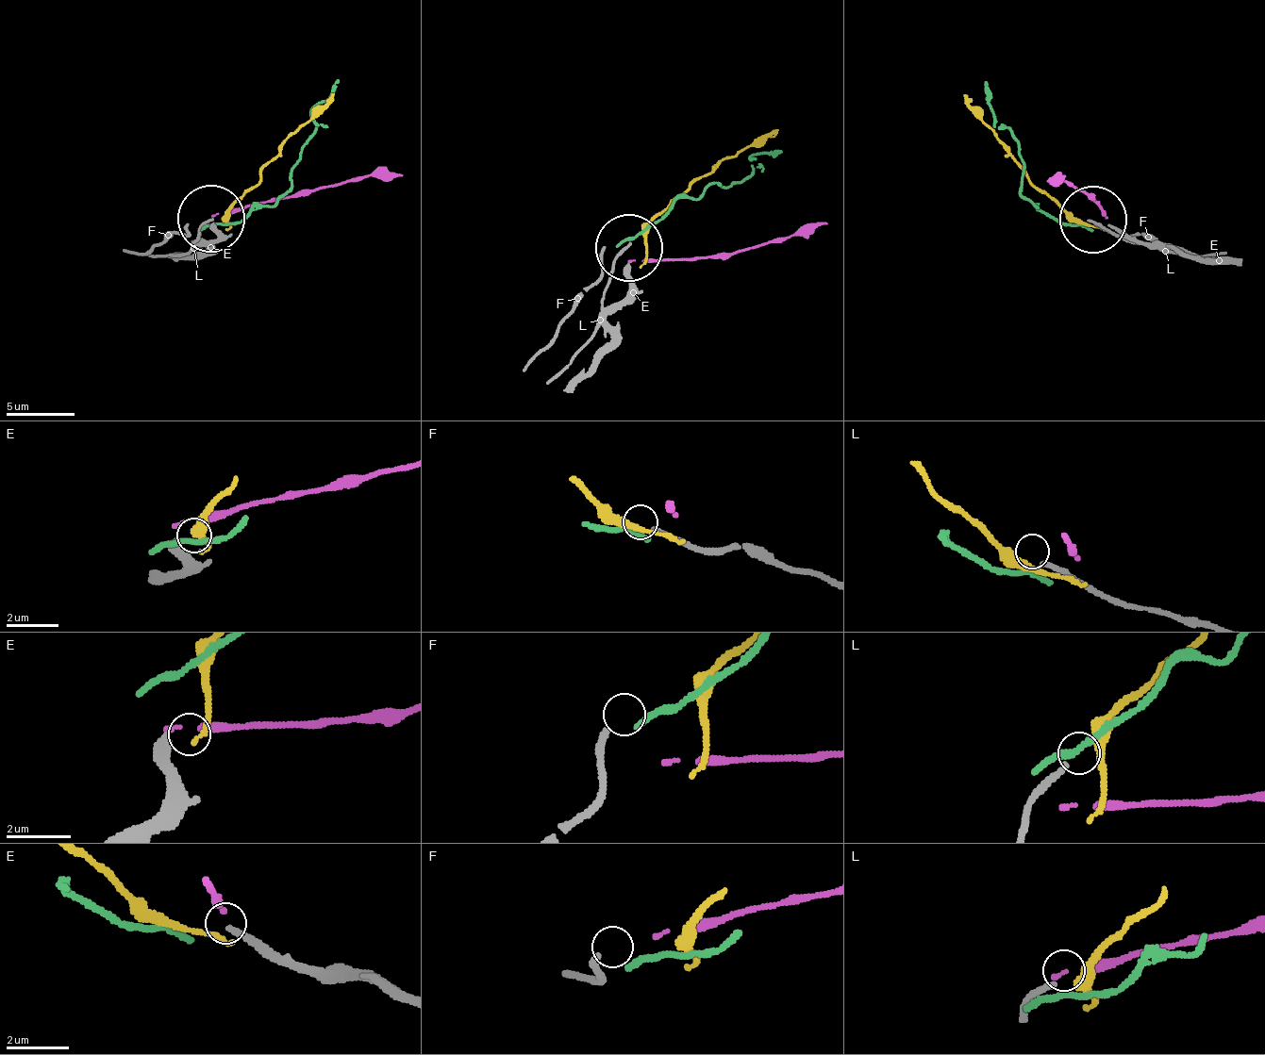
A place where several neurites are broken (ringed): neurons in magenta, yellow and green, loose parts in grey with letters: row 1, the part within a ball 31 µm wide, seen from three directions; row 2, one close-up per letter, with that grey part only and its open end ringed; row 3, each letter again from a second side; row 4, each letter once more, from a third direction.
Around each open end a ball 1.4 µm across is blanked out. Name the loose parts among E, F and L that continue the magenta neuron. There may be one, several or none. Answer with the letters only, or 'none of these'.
none of these

